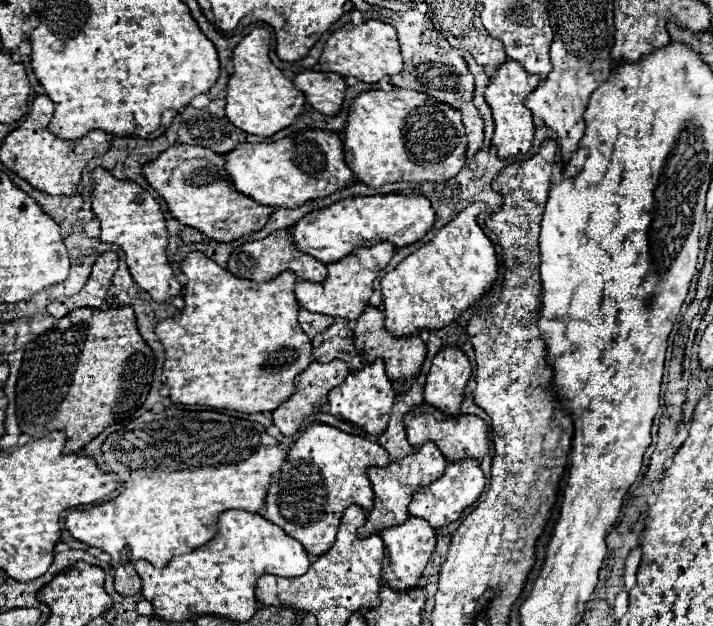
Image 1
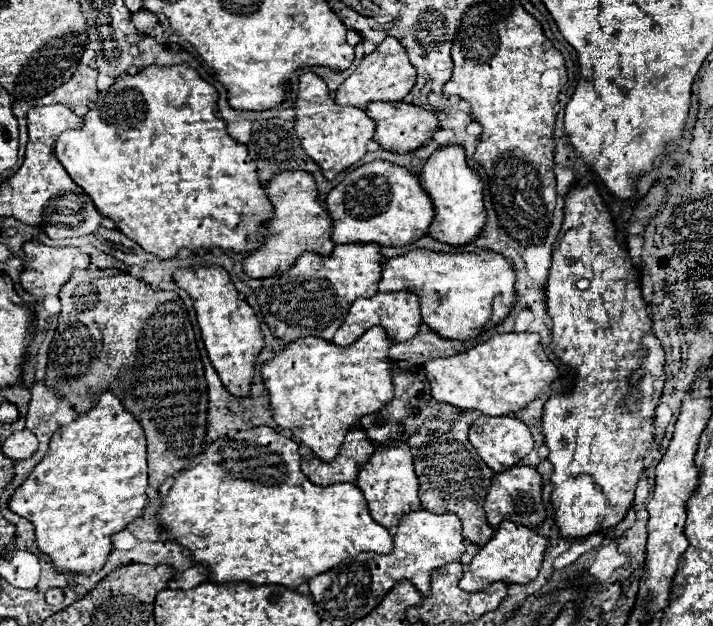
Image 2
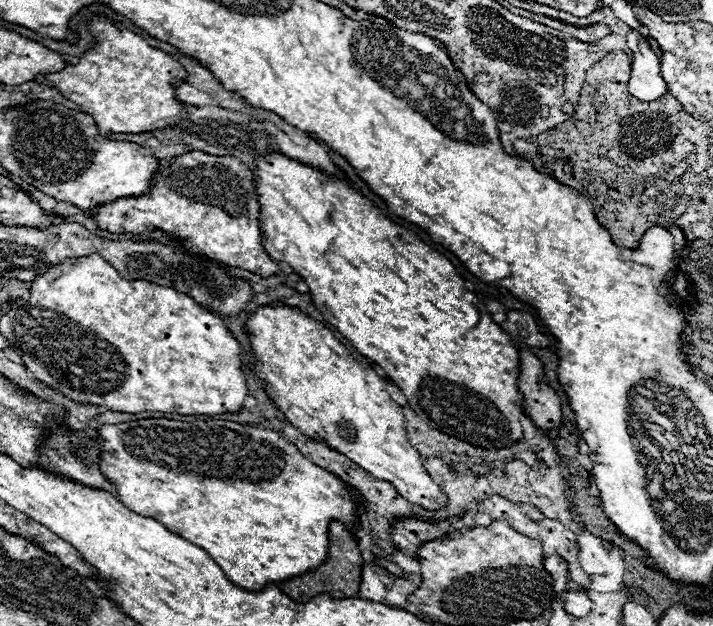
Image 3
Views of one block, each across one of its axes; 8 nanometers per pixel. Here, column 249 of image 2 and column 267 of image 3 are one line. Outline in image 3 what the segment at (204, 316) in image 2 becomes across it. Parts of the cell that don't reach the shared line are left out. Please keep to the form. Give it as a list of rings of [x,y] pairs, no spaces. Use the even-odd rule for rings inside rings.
[[[258,306],[248,316],[246,324],[248,342],[252,346],[252,370],[256,372],[260,384],[274,400],[274,404],[284,412],[284,416],[296,424],[310,438],[320,438],[328,442],[332,448],[350,456],[358,466],[362,466],[370,476],[378,480],[386,480],[396,490],[422,508],[442,508],[446,506],[446,496],[440,486],[434,484],[430,474],[426,472],[420,454],[408,444],[404,432],[404,414],[400,404],[396,404],[388,390],[386,382],[370,368],[356,362],[344,344],[338,342],[332,330],[322,326],[318,320],[308,316],[296,306]]]

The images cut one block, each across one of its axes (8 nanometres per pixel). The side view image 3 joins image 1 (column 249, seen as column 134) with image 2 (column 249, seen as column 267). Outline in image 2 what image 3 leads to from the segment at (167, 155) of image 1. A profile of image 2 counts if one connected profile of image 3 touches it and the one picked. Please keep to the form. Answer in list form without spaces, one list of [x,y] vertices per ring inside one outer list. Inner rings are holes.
[[[278,172],[266,182],[264,190],[274,206],[274,216],[272,220],[268,220],[264,244],[256,252],[244,254],[242,268],[250,278],[266,278],[284,272],[284,268],[296,262],[296,256],[300,256],[300,252],[316,252],[324,256],[332,254],[332,218],[328,216],[324,202],[318,198],[316,182],[308,172]]]

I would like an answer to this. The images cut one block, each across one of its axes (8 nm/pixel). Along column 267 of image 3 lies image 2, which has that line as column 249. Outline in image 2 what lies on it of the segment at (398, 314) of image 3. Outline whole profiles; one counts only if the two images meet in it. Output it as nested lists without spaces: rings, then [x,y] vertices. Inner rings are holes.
[[[174,64],[174,66],[146,66],[138,74],[126,74],[118,76],[114,84],[108,90],[102,90],[100,96],[92,102],[88,114],[82,118],[84,126],[66,130],[58,136],[54,154],[62,162],[62,166],[68,170],[72,180],[84,188],[84,192],[94,200],[98,212],[110,220],[116,222],[116,228],[124,232],[130,240],[138,242],[146,252],[156,254],[158,258],[174,258],[180,248],[190,248],[196,252],[198,248],[212,250],[212,248],[228,248],[238,254],[252,252],[260,248],[264,234],[266,234],[266,222],[272,218],[272,204],[266,198],[266,192],[262,188],[260,176],[256,174],[256,164],[248,156],[248,150],[244,144],[234,142],[226,132],[226,122],[222,118],[216,118],[216,102],[218,92],[214,86],[204,82],[196,70],[192,70],[188,64]]]

